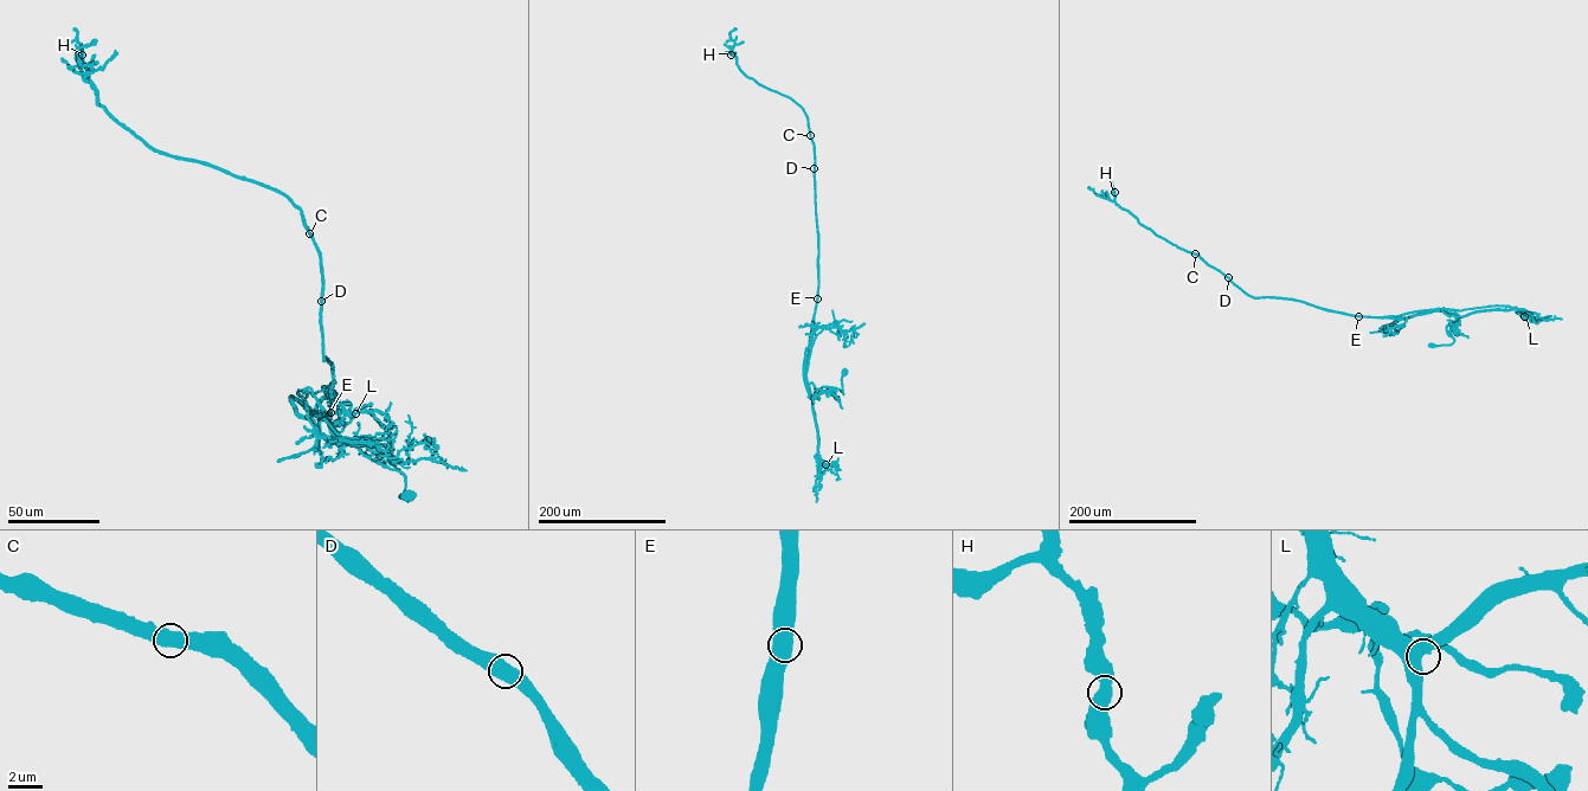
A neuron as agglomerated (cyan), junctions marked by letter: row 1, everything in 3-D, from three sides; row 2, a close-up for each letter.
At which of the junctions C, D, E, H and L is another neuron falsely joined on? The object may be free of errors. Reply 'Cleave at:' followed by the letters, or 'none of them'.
Cleave at: E

